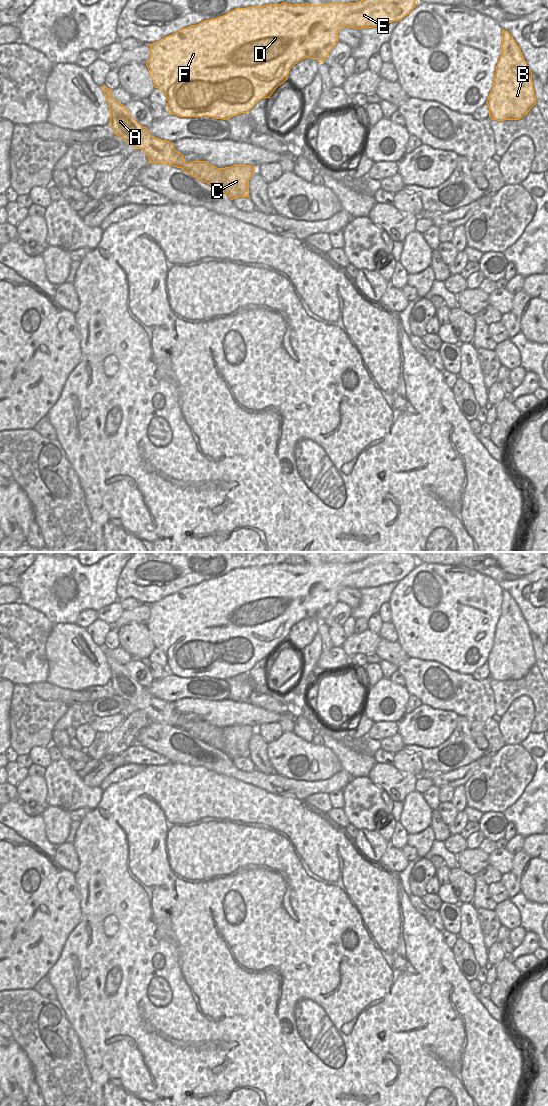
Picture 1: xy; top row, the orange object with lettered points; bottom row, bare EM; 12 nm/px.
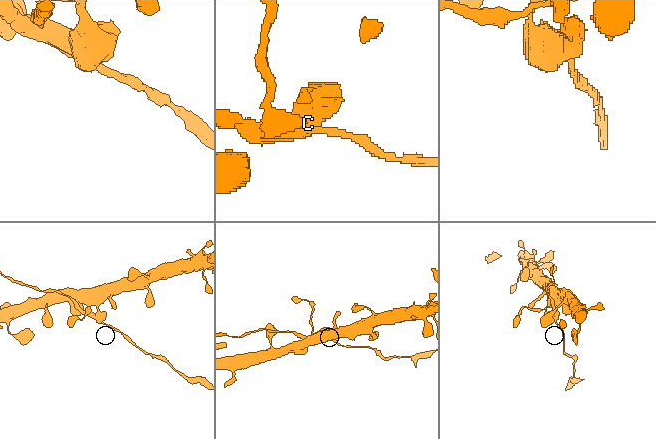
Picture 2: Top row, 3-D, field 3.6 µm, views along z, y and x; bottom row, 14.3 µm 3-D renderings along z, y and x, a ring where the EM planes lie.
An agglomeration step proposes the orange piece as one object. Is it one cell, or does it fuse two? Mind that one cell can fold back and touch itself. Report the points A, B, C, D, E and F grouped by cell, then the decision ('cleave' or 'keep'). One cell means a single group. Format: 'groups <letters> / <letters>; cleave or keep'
groups A / B C D E F; cleave

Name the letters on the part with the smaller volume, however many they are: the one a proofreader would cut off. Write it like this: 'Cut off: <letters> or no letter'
Cut off: A

